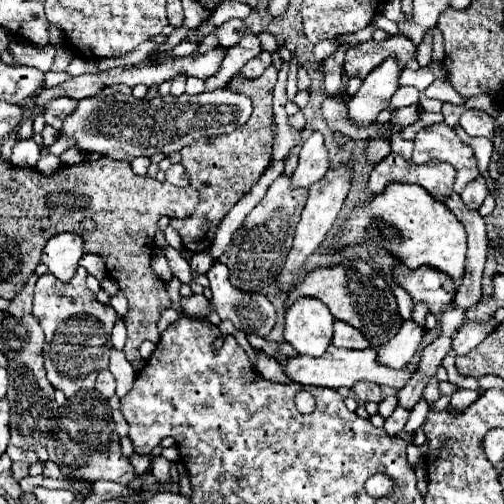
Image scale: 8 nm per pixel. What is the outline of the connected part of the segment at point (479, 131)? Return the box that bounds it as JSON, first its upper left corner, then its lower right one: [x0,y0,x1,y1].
[460,109,494,139]

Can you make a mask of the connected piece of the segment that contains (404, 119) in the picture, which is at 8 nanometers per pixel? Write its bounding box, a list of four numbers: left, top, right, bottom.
[388,105,418,125]

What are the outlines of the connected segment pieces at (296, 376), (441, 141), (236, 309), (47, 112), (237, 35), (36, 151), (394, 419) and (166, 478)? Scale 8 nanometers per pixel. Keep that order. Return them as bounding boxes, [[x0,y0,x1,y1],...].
[[284,345,410,389],[412,123,478,193],[206,261,276,337],[42,97,76,131],[212,18,246,48],[12,139,40,167],[383,405,410,436],[152,457,170,483]]

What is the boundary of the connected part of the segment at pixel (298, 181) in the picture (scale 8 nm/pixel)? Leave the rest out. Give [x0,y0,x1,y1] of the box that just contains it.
[292,131,328,187]

